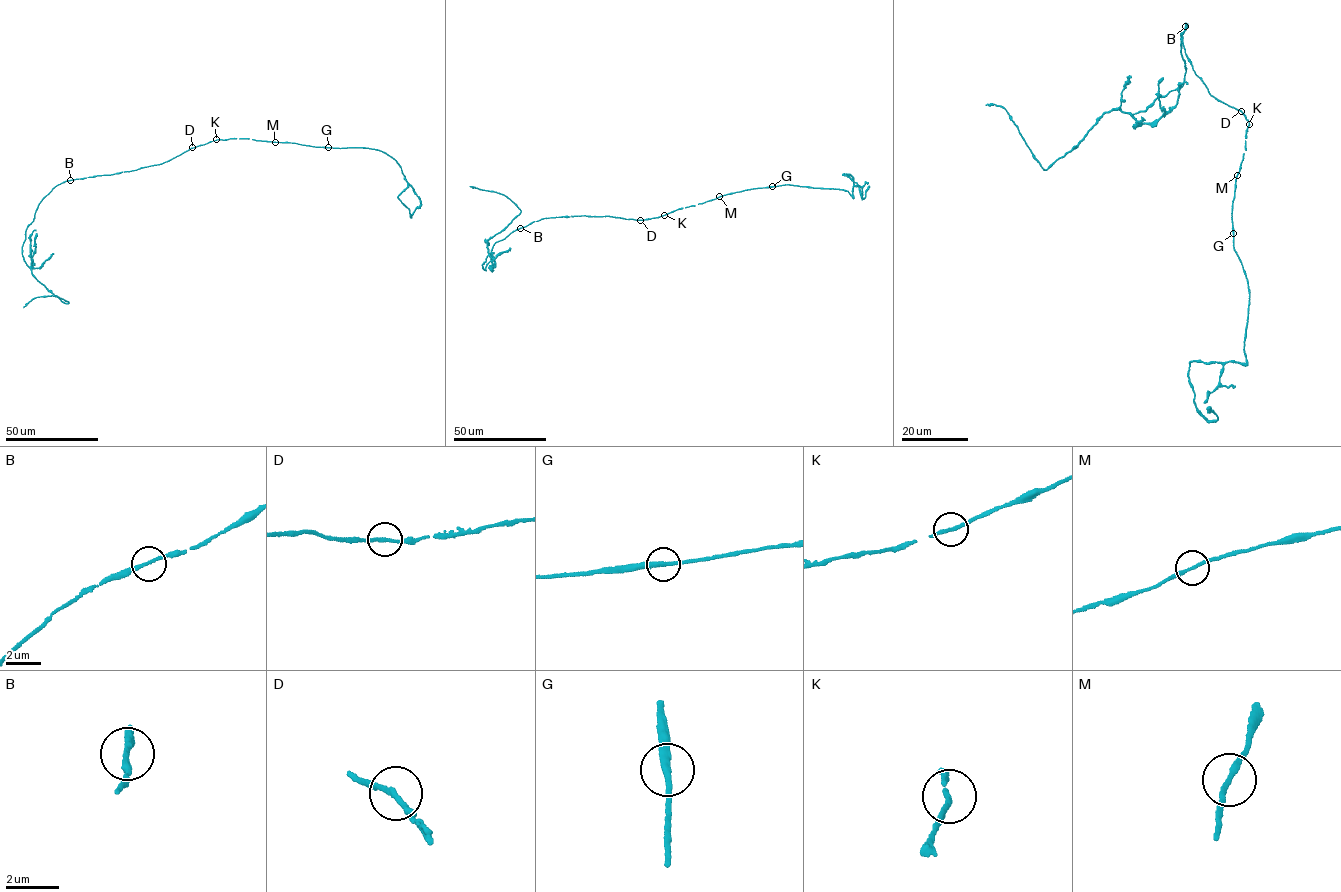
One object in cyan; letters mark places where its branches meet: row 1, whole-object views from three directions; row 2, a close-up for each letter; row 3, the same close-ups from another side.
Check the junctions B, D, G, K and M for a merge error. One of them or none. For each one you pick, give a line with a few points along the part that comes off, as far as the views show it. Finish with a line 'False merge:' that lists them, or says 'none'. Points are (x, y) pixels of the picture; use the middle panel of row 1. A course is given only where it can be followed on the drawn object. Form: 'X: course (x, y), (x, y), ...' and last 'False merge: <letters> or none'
False merge: none

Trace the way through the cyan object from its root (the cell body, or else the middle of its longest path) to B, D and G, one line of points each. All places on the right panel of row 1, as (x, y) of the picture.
B: (1218, 100), (1209, 93), (1185, 55), (1181, 39), (1185, 26)
D: (1218, 100), (1241, 111)
G: (1218, 100), (1241, 111), (1249, 125), (1245, 133), (1246, 149), (1235, 183), (1233, 233)

